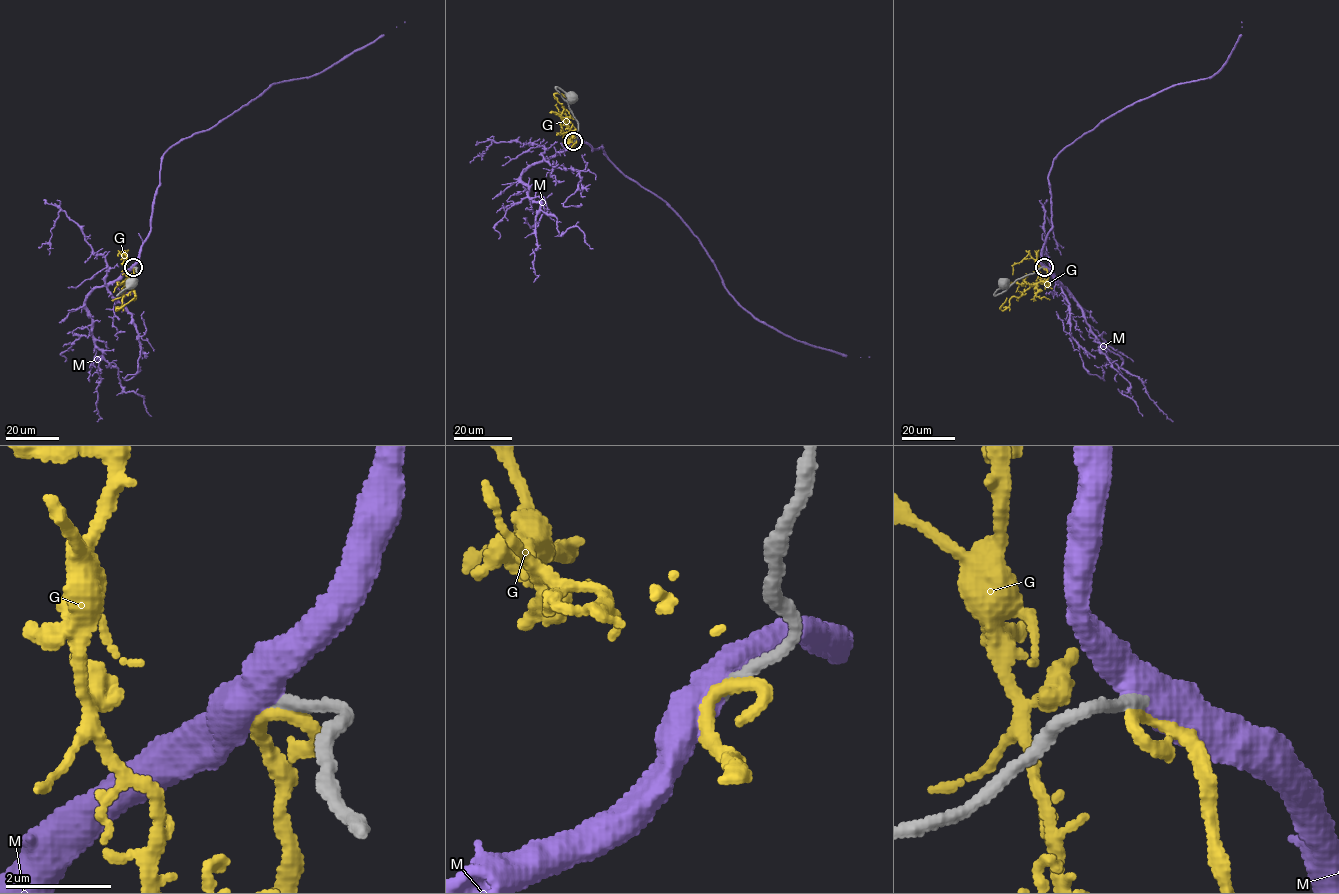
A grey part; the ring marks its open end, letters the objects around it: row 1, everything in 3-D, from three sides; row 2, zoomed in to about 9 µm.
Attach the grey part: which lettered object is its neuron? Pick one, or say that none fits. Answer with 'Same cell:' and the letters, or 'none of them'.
Same cell: M

